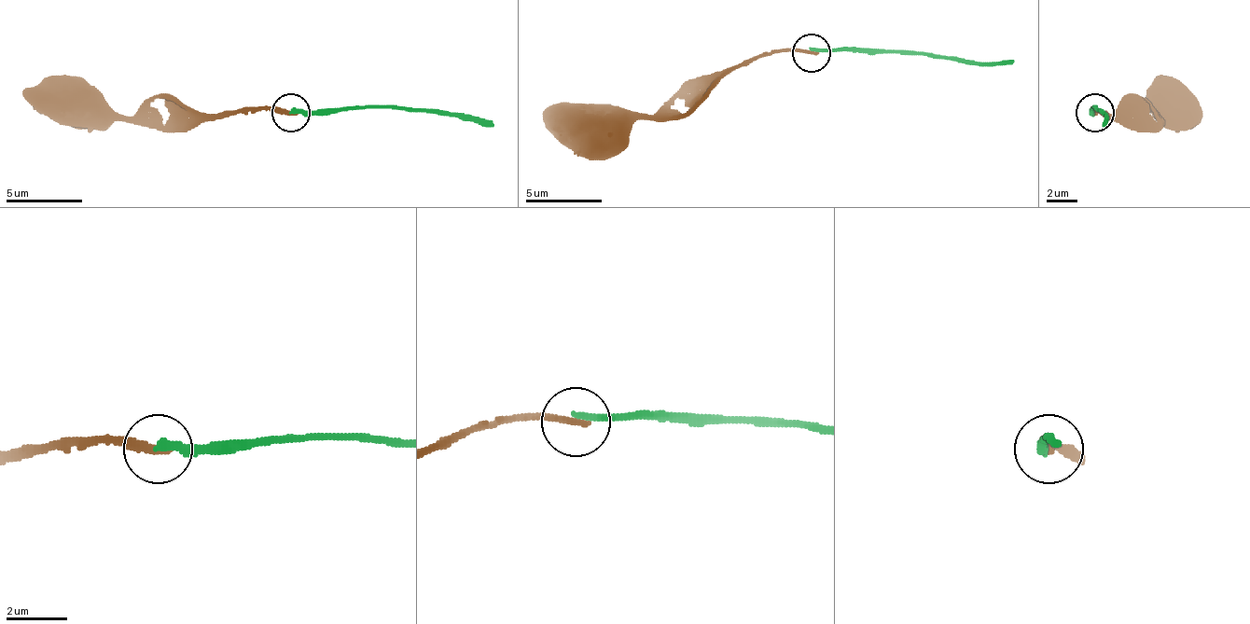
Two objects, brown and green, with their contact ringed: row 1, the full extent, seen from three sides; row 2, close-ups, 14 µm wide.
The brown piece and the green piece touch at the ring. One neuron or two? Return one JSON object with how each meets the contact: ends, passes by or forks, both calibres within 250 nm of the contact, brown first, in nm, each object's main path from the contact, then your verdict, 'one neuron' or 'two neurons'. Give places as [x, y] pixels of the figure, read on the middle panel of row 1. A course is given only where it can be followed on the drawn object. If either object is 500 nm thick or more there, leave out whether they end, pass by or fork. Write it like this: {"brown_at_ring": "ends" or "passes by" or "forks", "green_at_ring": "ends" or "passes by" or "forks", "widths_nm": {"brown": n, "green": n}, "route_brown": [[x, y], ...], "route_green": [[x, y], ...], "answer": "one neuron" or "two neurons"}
{"brown_at_ring": "ends", "green_at_ring": "ends", "widths_nm": {"brown": 280, "green": 260}, "route_brown": [[810, 51], [745, 59], [687, 113], [615, 117], [589, 128]], "route_green": [[813, 51], [924, 51], [1005, 62], [1013, 59]], "answer": "two neurons"}

